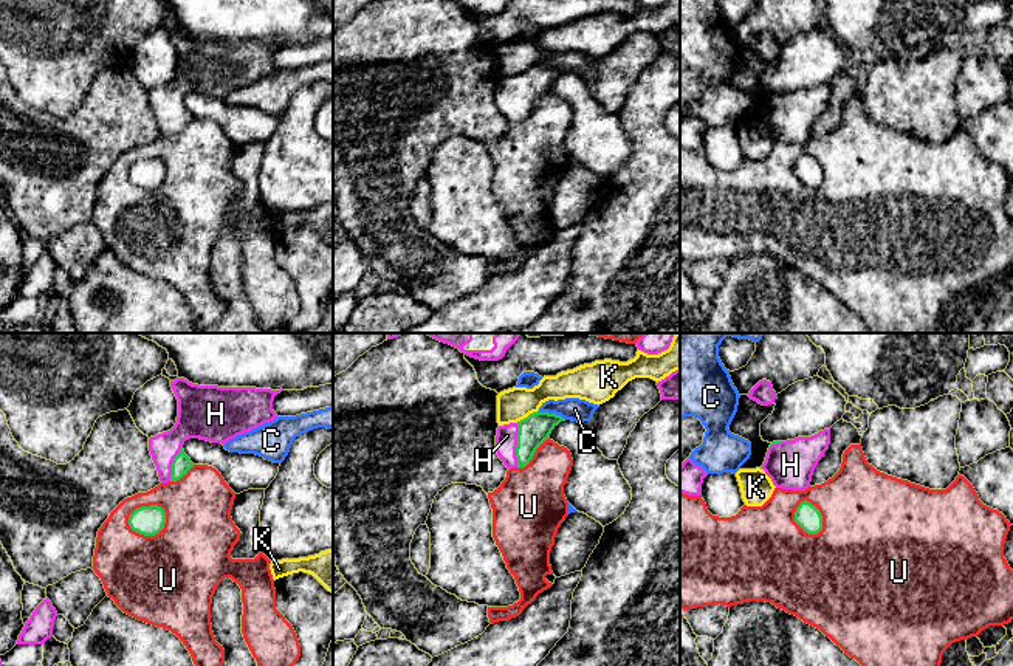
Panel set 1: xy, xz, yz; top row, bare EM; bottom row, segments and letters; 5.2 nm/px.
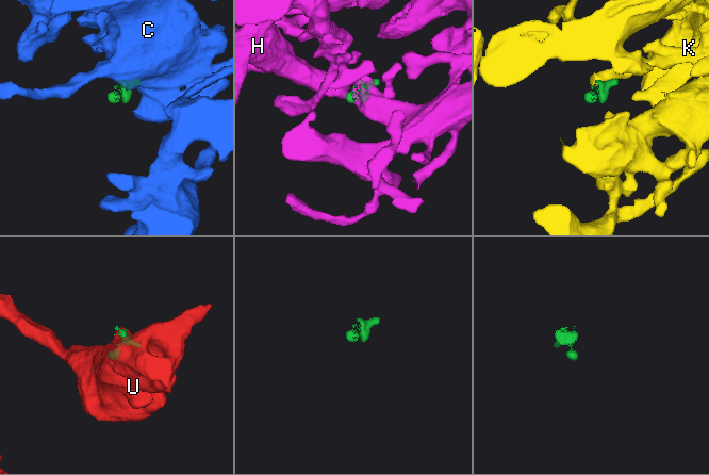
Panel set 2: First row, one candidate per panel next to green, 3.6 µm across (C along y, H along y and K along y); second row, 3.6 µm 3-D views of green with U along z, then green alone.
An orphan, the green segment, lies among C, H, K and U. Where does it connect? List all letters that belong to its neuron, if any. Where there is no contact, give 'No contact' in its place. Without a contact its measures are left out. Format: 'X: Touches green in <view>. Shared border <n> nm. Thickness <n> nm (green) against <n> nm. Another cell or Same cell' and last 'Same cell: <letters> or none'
C: Touches green in xz. Shared border 160 nm. Thickness 160 nm (green) against 120 nm. Another cell
H: Touches green in xz. Shared border 240 nm. Thickness 160 nm (green) against 110 nm. Same cell
K: Touches green in xz. Shared border 140 nm. Thickness 160 nm (green) against 170 nm. Another cell
U: Touches green in xy. Shared border 220 nm. Thickness 160 nm (green) against 280 nm. Another cell
Same cell: H

